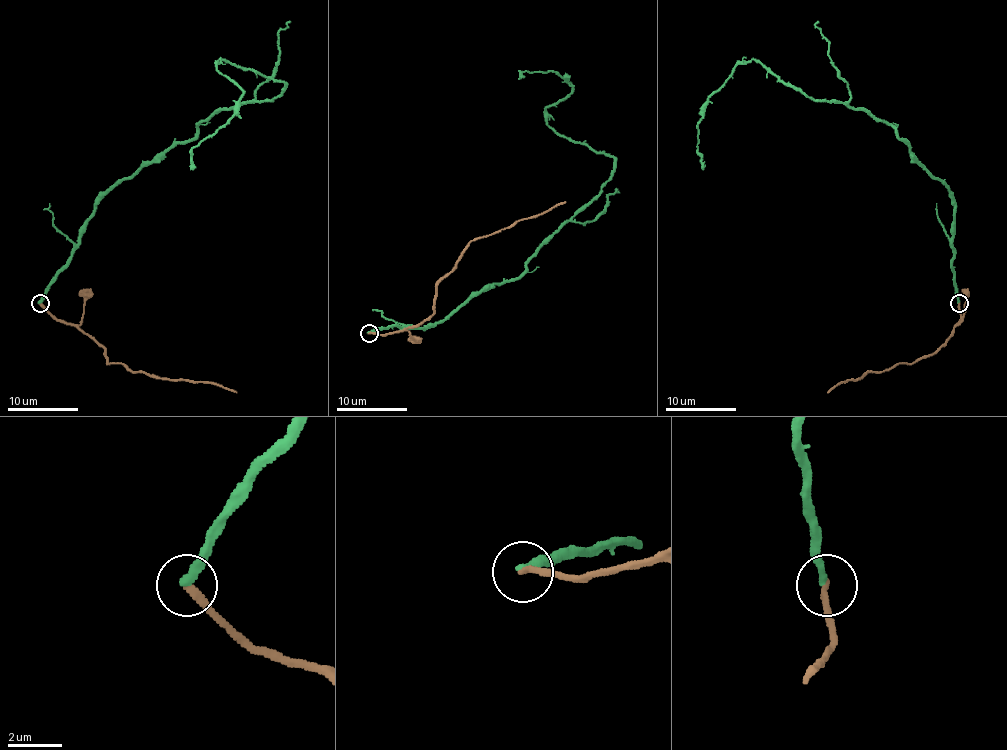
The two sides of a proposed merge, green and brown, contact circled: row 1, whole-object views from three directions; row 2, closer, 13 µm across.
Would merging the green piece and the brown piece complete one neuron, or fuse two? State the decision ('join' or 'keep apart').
keep apart

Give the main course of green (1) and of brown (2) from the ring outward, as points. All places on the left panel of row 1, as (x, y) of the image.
1: (40, 303), (107, 193), (222, 110), (270, 101), (284, 85), (221, 60), (242, 97), (192, 148), (192, 170)
2: (40, 303), (56, 317), (75, 324), (104, 347), (107, 363), (120, 363), (130, 372), (214, 382), (237, 393)

